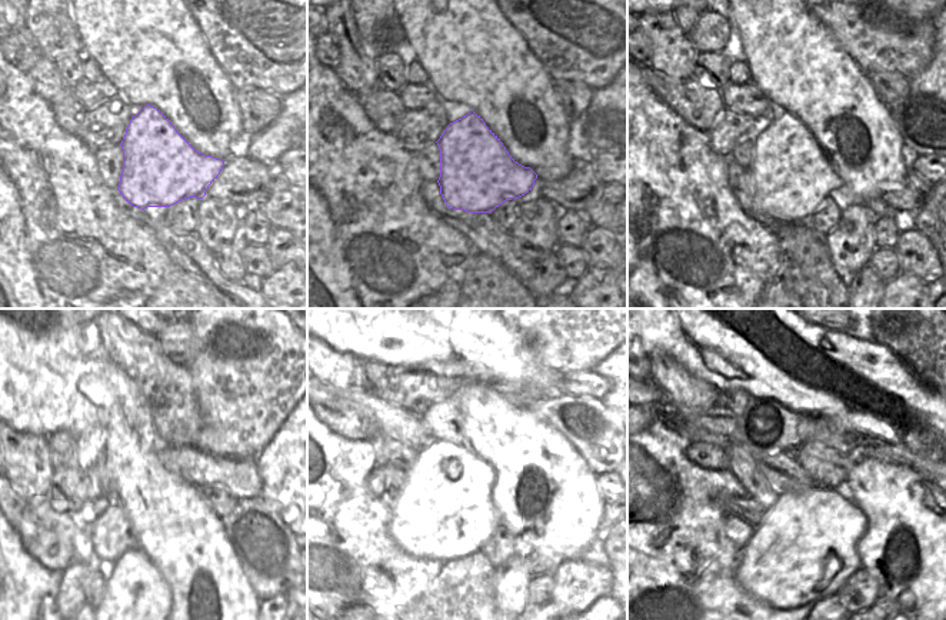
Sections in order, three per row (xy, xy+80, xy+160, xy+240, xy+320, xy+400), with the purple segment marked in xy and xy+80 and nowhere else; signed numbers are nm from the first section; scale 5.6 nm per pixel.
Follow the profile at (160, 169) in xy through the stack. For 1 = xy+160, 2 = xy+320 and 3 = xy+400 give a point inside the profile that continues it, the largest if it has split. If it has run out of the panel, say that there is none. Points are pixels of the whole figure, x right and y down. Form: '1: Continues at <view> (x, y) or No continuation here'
1: Continues at xy+160 (790, 174)
2: Continues at xy+320 (486, 552)
3: Continues at xy+400 (799, 553).

